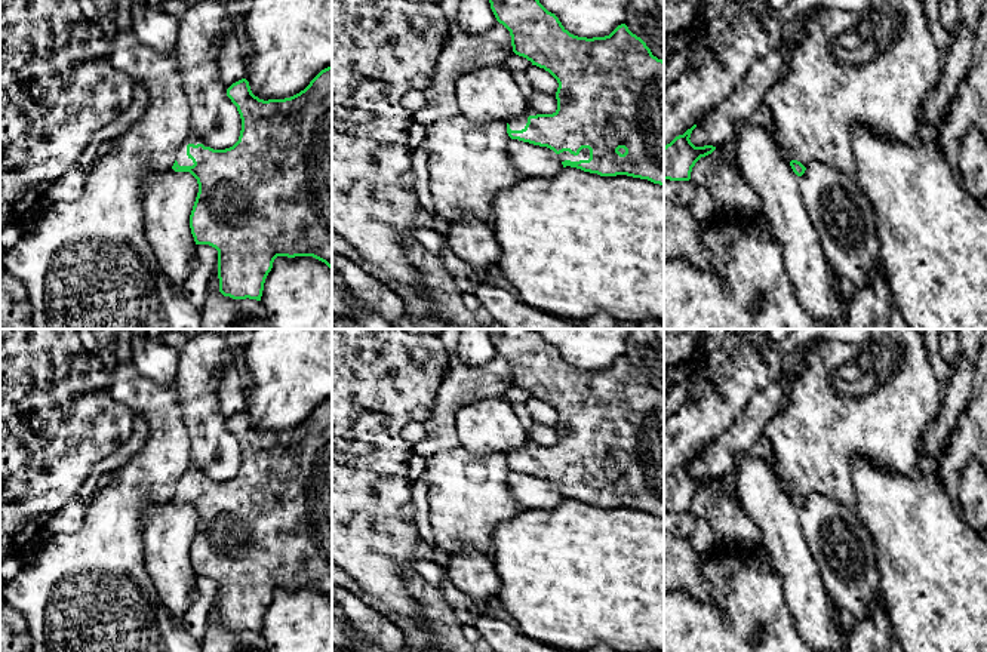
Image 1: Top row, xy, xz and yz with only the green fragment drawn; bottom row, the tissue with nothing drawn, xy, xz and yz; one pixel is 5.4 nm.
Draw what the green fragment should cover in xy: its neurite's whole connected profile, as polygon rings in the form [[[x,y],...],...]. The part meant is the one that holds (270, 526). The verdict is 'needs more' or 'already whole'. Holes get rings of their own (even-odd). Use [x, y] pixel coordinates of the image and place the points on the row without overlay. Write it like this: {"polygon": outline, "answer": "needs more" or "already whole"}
{"polygon": [[[332,397],[322,402],[310,416],[299,425],[285,431],[259,431],[250,422],[249,413],[242,410],[227,421],[227,428],[237,439],[242,450],[242,462],[239,473],[225,482],[213,482],[207,479],[191,459],[184,476],[176,485],[172,498],[175,504],[190,504],[199,516],[199,525],[190,547],[190,560],[196,576],[209,576],[218,582],[218,611],[219,624],[233,631],[256,631],[261,633],[264,615],[273,600],[277,588],[313,588],[325,594],[332,602]]], "answer": "needs more"}

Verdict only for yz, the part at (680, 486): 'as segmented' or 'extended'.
as segmented

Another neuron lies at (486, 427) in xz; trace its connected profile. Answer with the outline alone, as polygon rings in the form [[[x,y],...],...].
[[[485,399],[459,409],[455,416],[459,446],[477,456],[507,455],[529,442],[505,399]]]

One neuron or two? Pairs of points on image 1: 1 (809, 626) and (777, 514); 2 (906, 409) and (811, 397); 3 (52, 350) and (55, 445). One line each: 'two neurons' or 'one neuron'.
1: one neuron
2: one neuron
3: one neuron

